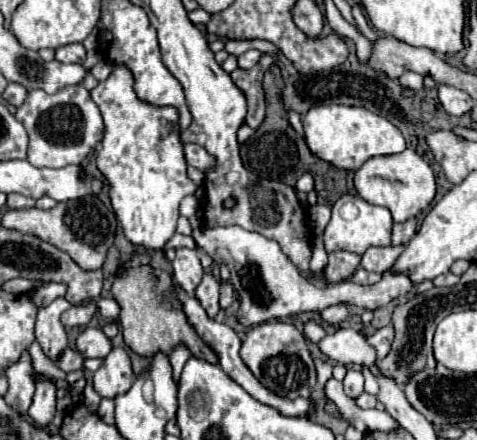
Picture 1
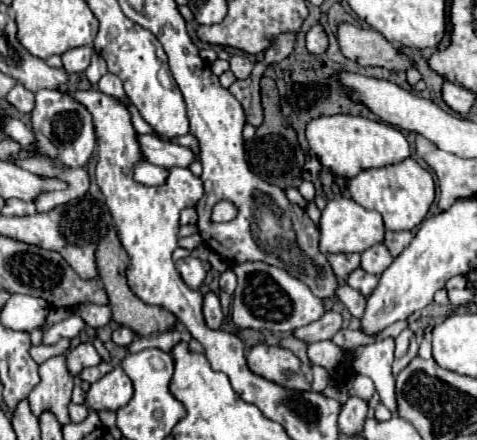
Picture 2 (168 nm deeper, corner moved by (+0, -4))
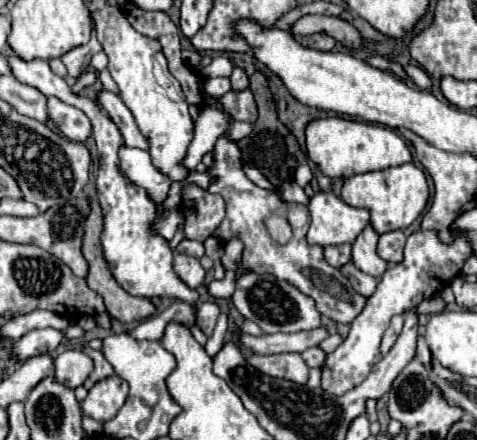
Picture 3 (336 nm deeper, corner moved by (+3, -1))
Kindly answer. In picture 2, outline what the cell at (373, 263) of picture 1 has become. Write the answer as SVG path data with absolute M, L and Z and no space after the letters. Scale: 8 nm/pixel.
M376 244L362 252L362 268L370 274L382 274L392 264L392 254L384 244Z

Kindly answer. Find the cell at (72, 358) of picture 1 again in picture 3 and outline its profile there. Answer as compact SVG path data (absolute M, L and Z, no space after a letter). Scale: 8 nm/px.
M87 349L85 353L87 353L87 355L93 359L93 363L95 363L95 369L91 371L91 377L89 377L93 383L103 381L103 379L107 379L107 377L111 377L111 375L113 375L113 367L109 365L109 361L103 357L103 353L101 353L101 351Z

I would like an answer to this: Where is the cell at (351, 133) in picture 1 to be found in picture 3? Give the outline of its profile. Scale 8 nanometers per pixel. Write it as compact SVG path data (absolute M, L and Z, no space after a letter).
M339 117L317 119L307 125L307 155L321 169L321 173L331 179L381 171L411 161L405 141L393 129Z

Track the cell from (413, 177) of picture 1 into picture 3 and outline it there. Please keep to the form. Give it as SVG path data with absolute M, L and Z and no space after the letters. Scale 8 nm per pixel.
M405 163L383 171L347 177L341 189L341 199L351 207L367 209L371 215L373 229L383 235L387 231L409 227L421 215L429 199L429 185L425 173L419 167L415 167L413 163Z

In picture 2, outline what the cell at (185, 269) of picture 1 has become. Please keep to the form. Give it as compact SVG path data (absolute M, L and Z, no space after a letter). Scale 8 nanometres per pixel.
M186 256L186 258L178 260L178 262L176 262L176 270L180 272L182 280L184 280L192 290L196 290L196 288L202 284L202 280L206 278L206 270L202 268L202 262L200 262L198 258L194 258L194 256Z

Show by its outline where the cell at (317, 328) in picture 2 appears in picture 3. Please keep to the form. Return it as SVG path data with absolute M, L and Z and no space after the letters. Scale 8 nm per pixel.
M325 327L313 329L313 331L299 331L299 333L273 333L273 335L247 335L247 333L239 333L239 345L251 349L253 353L259 355L275 355L275 353L303 353L309 347L319 345L329 333L325 331Z

